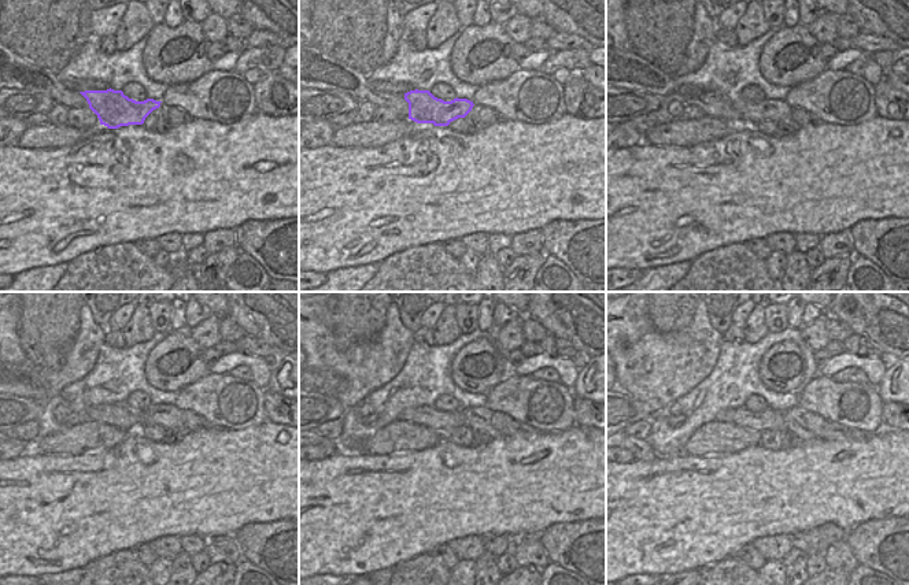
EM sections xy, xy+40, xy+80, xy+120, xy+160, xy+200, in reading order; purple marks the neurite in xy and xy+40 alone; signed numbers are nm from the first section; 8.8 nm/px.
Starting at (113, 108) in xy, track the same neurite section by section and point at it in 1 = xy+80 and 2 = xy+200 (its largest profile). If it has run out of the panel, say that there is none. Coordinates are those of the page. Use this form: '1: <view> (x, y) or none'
1: xy+80 (752, 113)
2: xy+200 (793, 418)

